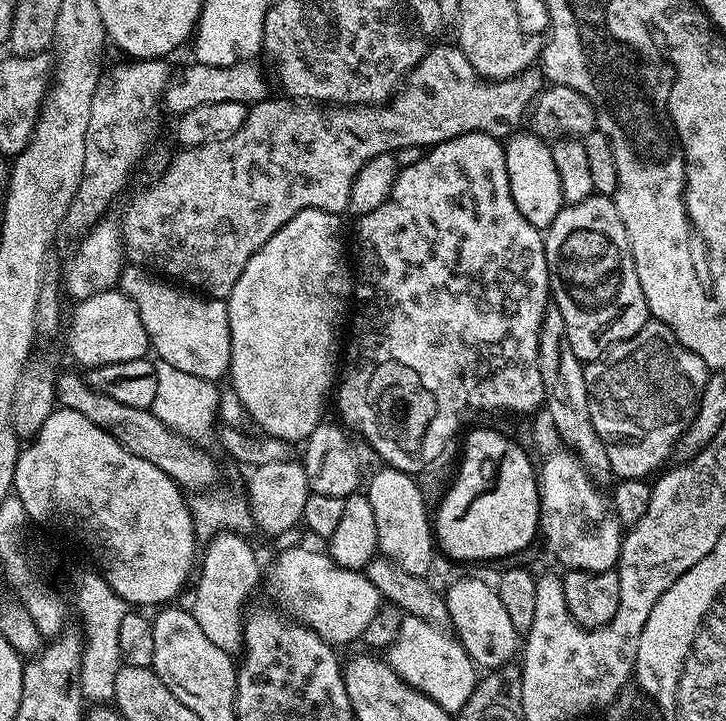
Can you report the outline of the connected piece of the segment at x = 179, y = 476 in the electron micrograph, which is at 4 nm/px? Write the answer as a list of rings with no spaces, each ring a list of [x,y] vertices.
[[[61,371],[55,377],[56,399],[63,407],[78,410],[78,414],[86,414],[86,418],[90,418],[94,426],[109,432],[127,452],[142,458],[145,464],[158,466],[158,470],[181,489],[189,488],[189,493],[200,494],[215,485],[212,483],[220,468],[210,453],[200,449],[199,443],[171,432],[151,410],[114,402],[114,398],[103,396],[96,389],[89,388],[87,379],[79,371],[76,372]]]

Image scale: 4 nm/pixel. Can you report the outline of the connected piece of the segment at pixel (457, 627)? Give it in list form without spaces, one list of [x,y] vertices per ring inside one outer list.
[[[464,576],[446,588],[446,599],[452,619],[451,631],[477,669],[499,670],[513,663],[512,655],[518,652],[518,634],[502,606],[502,598],[498,598],[491,583],[476,576]]]

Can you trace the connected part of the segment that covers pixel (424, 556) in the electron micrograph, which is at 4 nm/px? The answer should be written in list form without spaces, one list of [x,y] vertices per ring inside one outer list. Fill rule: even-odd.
[[[385,466],[378,474],[366,480],[366,495],[370,506],[374,506],[374,527],[378,529],[379,555],[394,562],[409,574],[427,577],[428,567],[432,564],[432,548],[434,552],[434,524],[430,519],[429,505],[425,504],[422,498],[417,477],[411,472]]]

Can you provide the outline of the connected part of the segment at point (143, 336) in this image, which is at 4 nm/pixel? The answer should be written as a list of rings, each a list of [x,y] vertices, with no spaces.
[[[119,290],[99,292],[90,298],[79,301],[72,312],[72,321],[68,324],[68,348],[72,356],[81,364],[81,369],[101,368],[114,362],[130,362],[143,360],[149,355],[150,345],[146,326],[142,326],[142,318],[136,309],[136,303]]]

